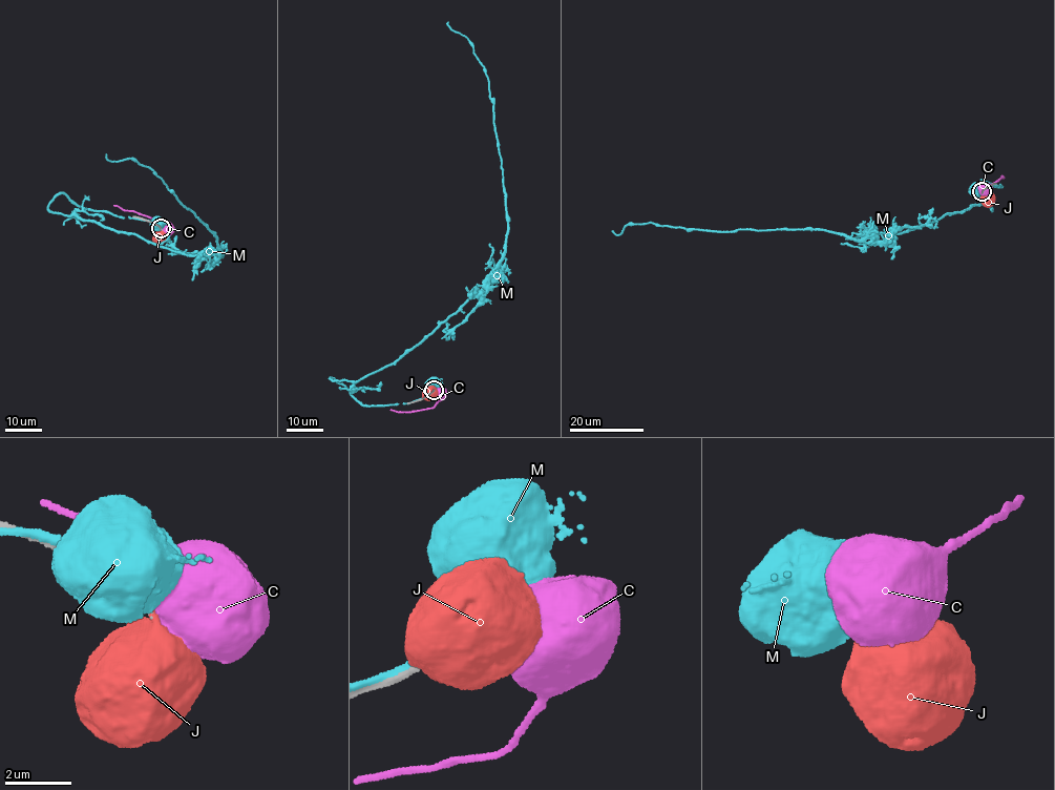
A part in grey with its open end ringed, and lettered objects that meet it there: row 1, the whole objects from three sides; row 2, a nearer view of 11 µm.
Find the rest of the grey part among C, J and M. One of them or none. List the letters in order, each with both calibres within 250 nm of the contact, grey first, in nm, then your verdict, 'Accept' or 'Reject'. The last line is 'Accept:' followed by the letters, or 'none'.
C: Thickness 200 nm (grey) against 950 nm. Reject
J: Thickness 200 nm (grey) against 150 nm. Accept
M: Thickness 240 nm (grey) against 900 nm. Reject
Accept: J

